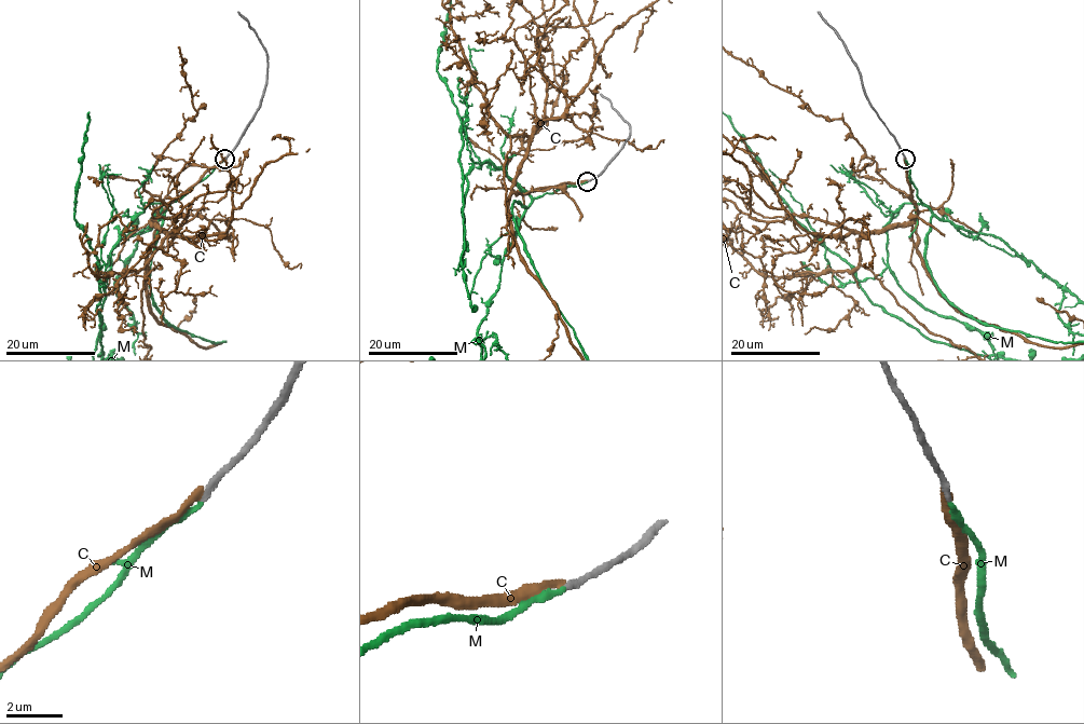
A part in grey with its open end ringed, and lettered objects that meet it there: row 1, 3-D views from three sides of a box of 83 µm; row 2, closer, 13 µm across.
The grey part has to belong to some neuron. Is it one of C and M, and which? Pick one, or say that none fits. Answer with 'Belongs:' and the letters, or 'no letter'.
Belongs: M

